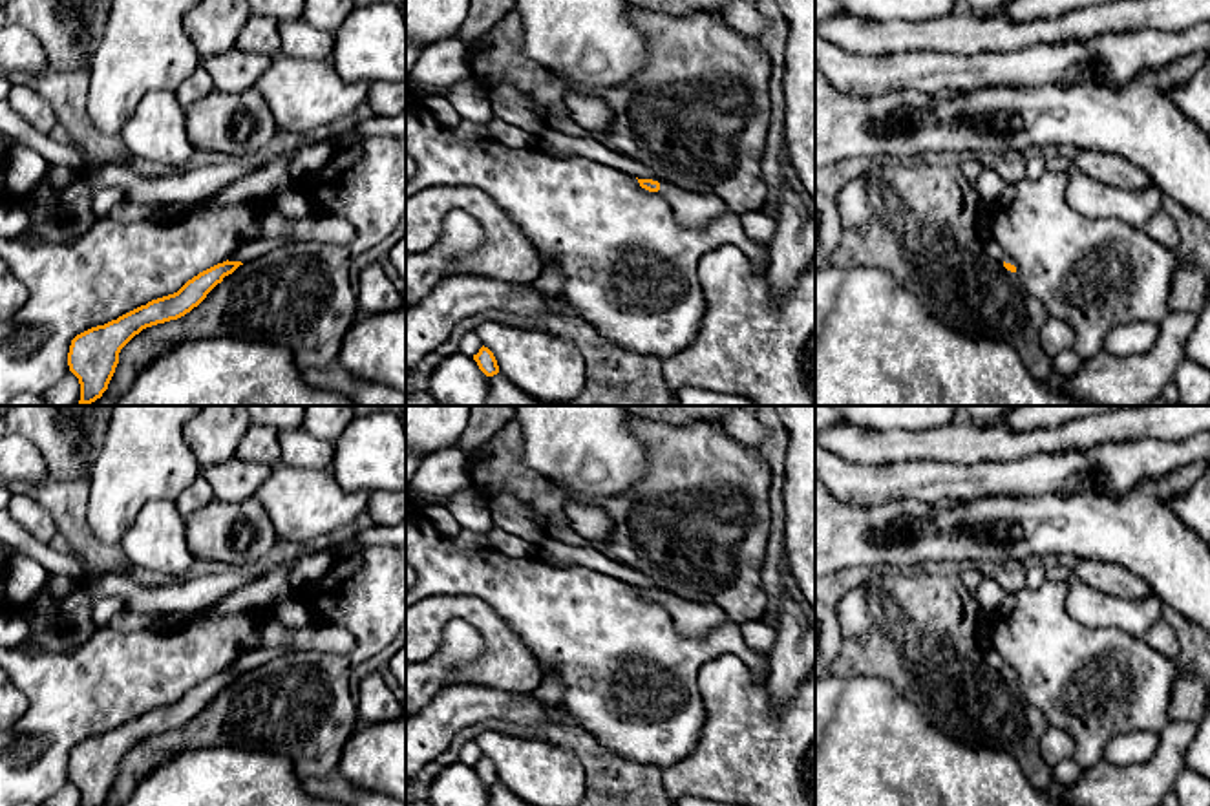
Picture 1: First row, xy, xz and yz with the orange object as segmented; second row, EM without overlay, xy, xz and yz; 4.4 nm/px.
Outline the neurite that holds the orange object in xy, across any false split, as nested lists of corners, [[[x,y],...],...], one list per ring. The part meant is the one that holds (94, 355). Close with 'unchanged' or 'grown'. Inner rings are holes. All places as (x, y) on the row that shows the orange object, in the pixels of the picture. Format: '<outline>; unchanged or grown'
[[[228,260],[218,263],[188,280],[177,292],[152,300],[117,320],[77,334],[69,345],[68,366],[80,384],[79,404],[91,404],[102,397],[119,364],[121,349],[135,334],[190,313],[239,265],[243,263]]]; unchanged

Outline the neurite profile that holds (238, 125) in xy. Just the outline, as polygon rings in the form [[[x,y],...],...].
[[[256,88],[239,93],[214,90],[185,113],[196,150],[219,152],[225,159],[263,155],[278,133],[274,115]]]

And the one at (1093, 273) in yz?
[[[1045,172],[1036,181],[1024,177],[1005,186],[991,205],[989,217],[992,238],[1013,260],[1024,289],[1051,318],[1073,327],[1073,349],[1089,360],[1102,353],[1111,329],[1133,322],[1164,322],[1172,313],[1170,294],[1179,260],[1175,250],[1150,238],[1144,228],[1073,210],[1066,197],[1067,183],[1067,172]]]

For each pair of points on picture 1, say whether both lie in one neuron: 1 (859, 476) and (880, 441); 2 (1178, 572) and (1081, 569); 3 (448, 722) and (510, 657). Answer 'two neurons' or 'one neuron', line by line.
1: two neurons
2: two neurons
3: two neurons

